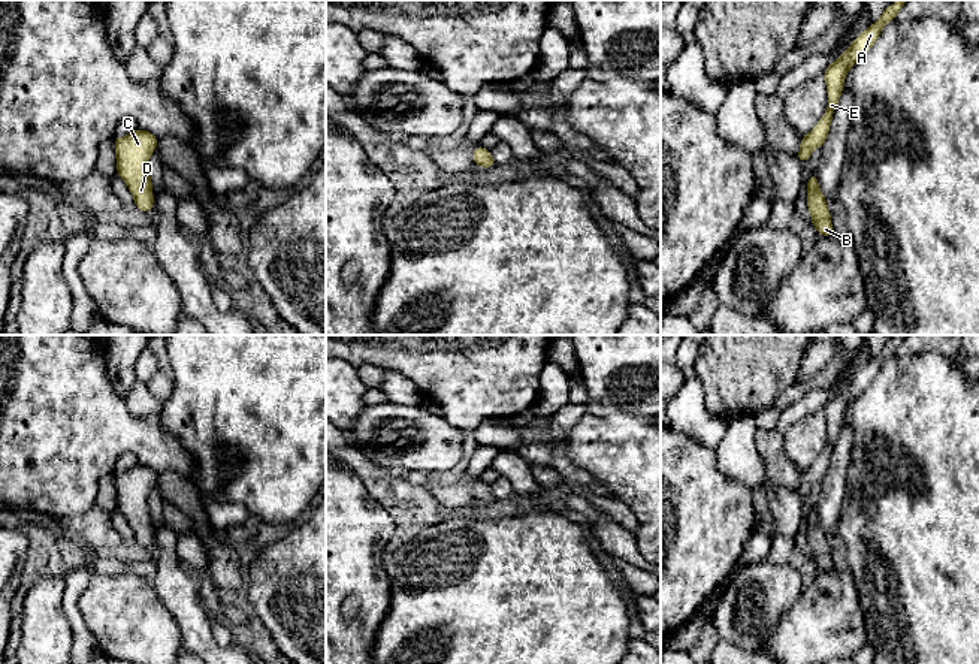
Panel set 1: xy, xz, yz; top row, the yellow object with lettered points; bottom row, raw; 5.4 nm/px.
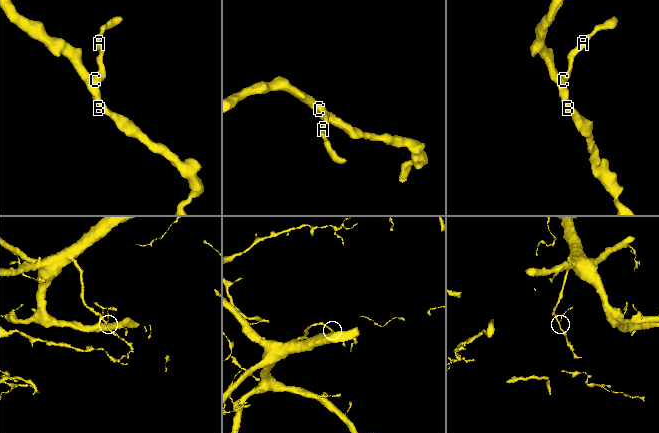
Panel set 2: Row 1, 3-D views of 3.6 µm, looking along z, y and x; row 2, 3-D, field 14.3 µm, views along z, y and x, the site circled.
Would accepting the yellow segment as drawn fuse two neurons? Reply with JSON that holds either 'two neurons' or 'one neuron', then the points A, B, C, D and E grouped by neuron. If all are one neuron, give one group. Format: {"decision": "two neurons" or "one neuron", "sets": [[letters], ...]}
{"decision": "one neuron", "sets": [["A", "B", "C", "D", "E"]]}

